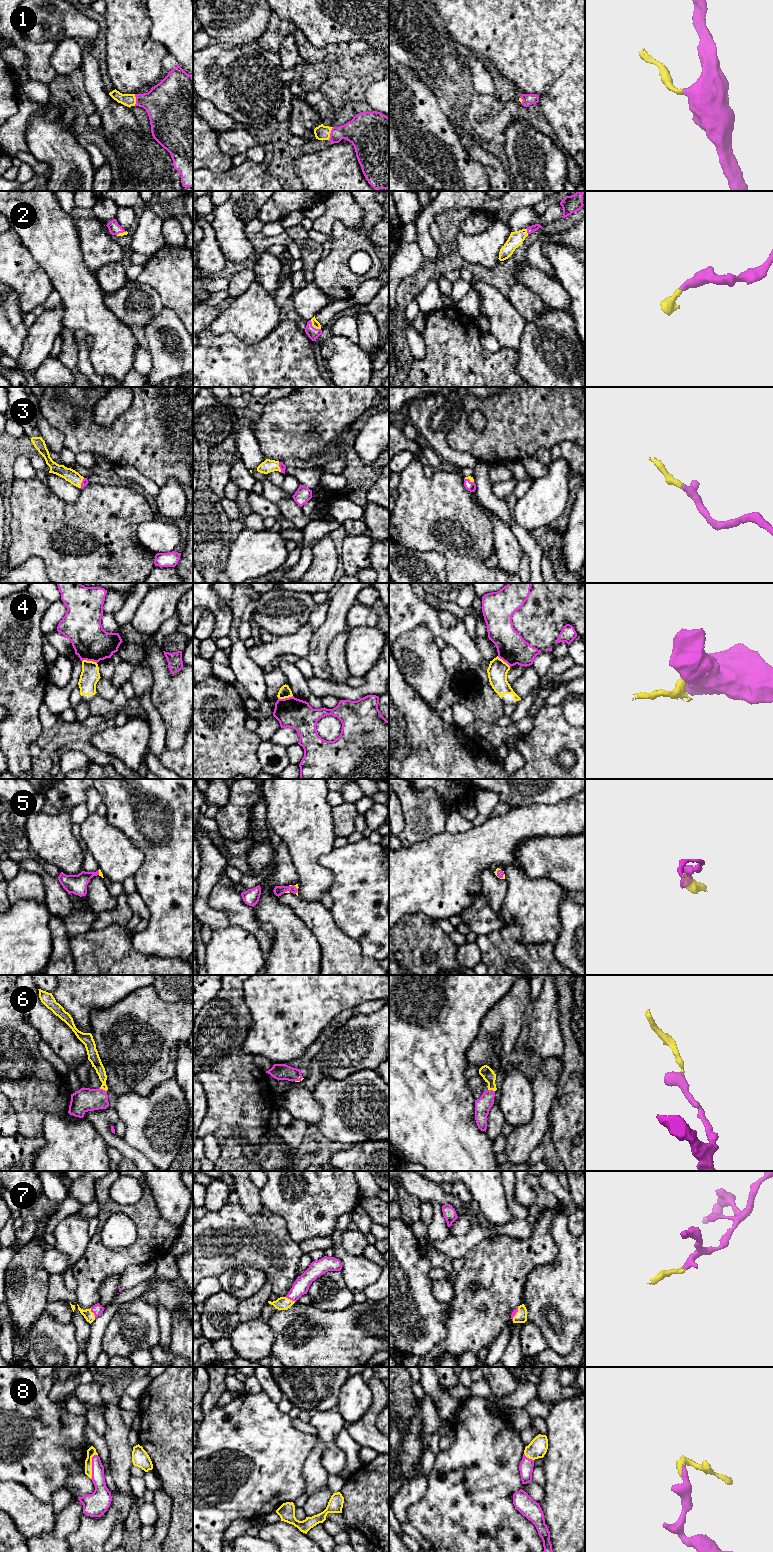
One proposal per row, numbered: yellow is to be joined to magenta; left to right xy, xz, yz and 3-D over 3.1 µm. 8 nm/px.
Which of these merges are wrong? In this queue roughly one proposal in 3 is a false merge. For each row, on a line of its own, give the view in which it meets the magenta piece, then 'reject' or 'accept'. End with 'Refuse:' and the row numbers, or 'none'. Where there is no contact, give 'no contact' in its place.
1: xz | accept
2: xz | accept
3: yz | accept
4: xy | reject
5: yz | accept
6: xy | accept
7: xy | accept
8: xy | accept
Refuse: 4

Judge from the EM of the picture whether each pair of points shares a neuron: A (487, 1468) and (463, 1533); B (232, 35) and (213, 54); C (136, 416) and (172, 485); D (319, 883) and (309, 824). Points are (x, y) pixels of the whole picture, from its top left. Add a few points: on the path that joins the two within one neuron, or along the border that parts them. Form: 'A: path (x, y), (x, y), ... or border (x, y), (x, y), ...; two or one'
A: path (471, 1484), (468, 1517); one
B: border (212, 40), (230, 46), (246, 44); two
C: border (180, 481), (170, 478), (160, 488); two
D: path (309, 868), (309, 839); one

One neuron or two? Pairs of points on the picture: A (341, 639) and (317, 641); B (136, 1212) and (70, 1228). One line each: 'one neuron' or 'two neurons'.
A: two neurons
B: two neurons

